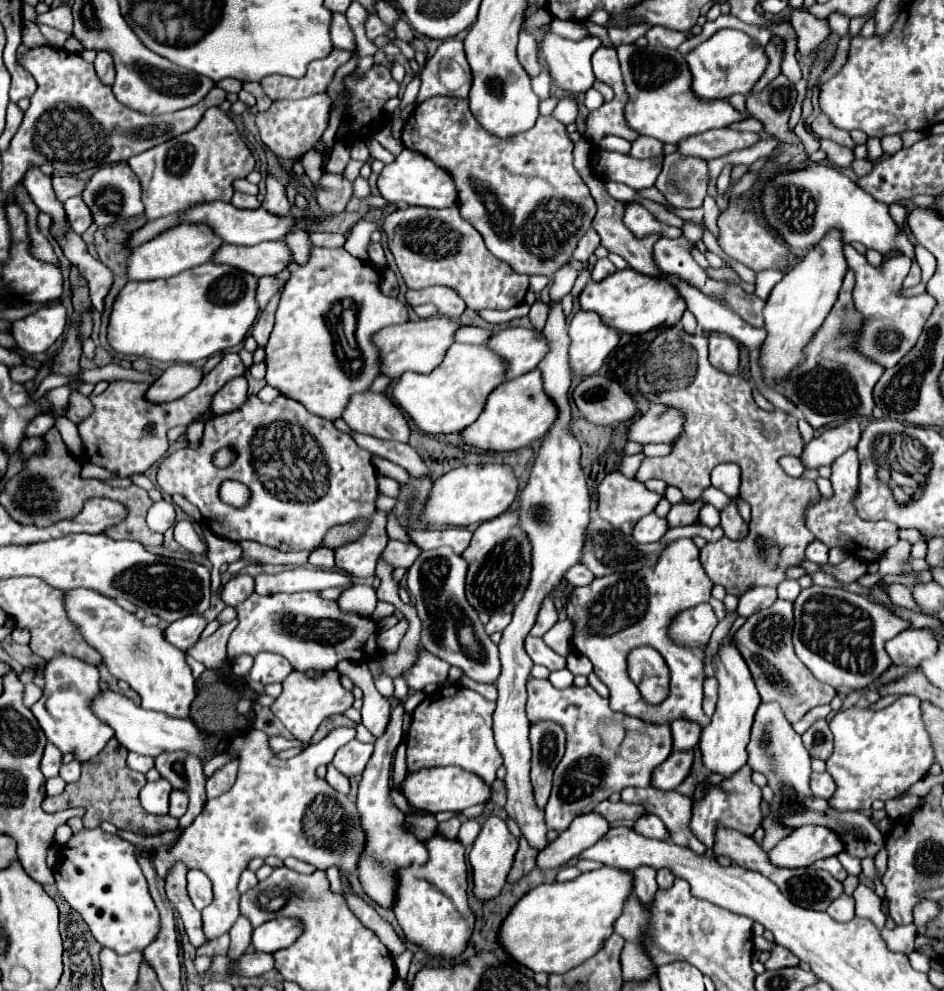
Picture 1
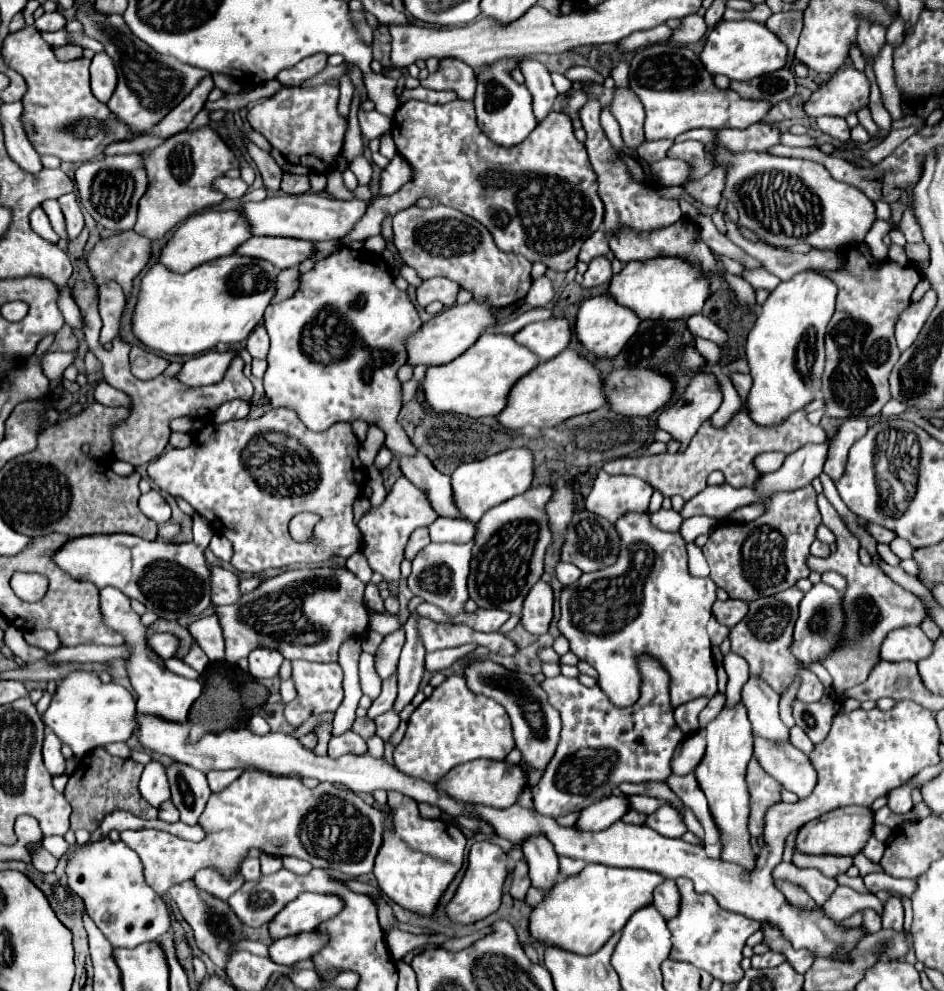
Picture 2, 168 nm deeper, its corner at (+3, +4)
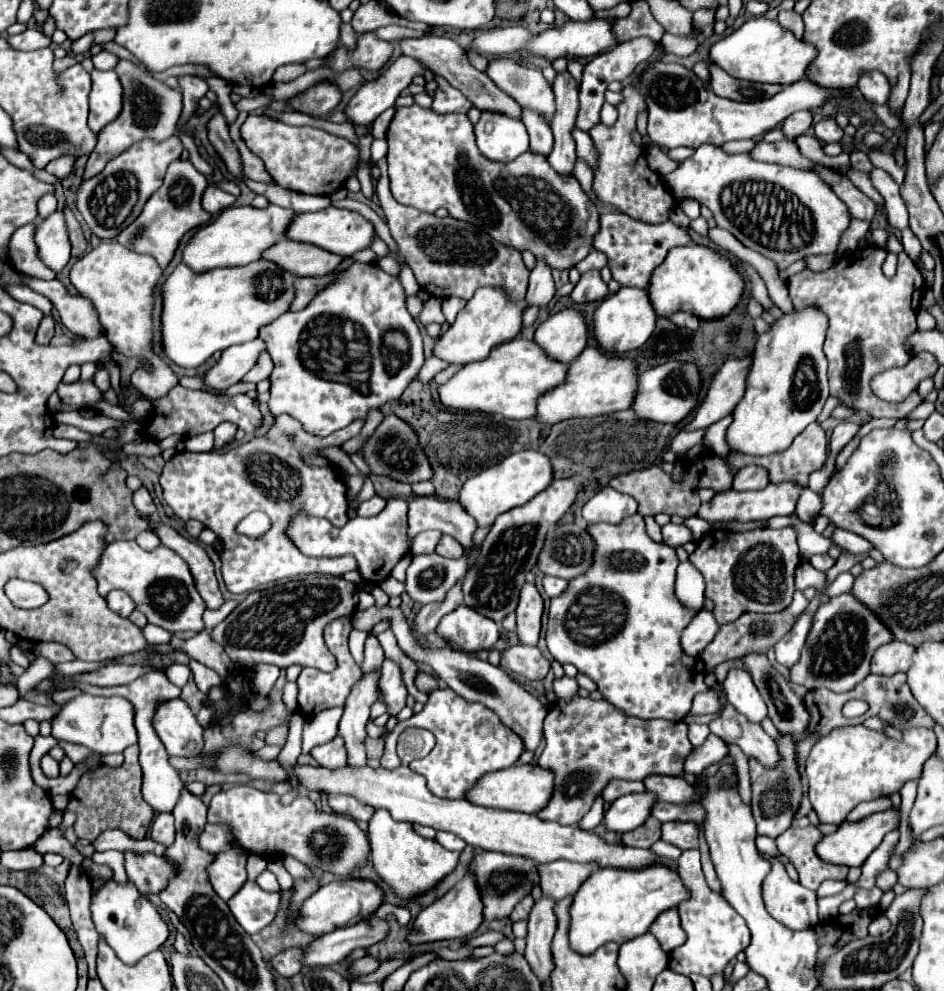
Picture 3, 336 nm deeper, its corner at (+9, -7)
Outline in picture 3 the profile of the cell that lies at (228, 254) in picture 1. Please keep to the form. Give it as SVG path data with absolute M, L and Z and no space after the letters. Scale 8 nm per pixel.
M283 239L275 245L271 245L269 251L263 251L263 259L277 263L285 271L291 271L295 277L321 277L333 271L341 257L329 251L323 251L315 245L307 243L295 243L289 239Z

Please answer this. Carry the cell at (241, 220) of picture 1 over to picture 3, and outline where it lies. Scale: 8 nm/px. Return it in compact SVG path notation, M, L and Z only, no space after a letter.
M327 207L315 213L299 213L285 229L285 239L299 241L299 243L311 243L325 251L337 253L341 257L349 257L355 251L369 247L373 235L375 235L375 229L363 215L359 215L357 211L337 209L337 207Z

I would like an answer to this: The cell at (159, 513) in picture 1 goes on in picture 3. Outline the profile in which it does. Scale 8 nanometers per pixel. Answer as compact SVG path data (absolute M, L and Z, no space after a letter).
M141 487L139 491L135 491L133 503L135 503L135 509L141 515L153 515L157 511L157 507L155 507L155 503L153 503L153 499L151 499L151 495L149 495L149 491L145 487Z

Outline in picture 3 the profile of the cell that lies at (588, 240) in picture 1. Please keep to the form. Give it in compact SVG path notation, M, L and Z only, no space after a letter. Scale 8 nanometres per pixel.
M595 249L583 259L583 261L579 261L577 265L575 265L575 269L579 271L579 273L585 273L585 271L591 271L591 269L603 269L605 265L601 265L601 263L605 263L607 265L607 257L603 255L603 253L597 253Z

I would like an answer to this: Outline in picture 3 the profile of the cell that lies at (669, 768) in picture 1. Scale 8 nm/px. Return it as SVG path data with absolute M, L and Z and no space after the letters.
M709 735L705 739L705 743L701 747L695 747L691 751L691 755L685 759L683 771L693 773L693 775L701 775L709 765L719 763L727 753L729 751L727 751L727 745L723 743L723 739L719 739L717 735Z

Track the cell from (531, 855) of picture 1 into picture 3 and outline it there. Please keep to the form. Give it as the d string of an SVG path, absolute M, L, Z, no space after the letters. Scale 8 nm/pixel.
M525 895L525 897L515 905L515 909L511 911L509 919L511 919L511 921L527 919L527 915L529 915L529 909L531 909L531 907L533 907L533 897L531 897L531 895Z

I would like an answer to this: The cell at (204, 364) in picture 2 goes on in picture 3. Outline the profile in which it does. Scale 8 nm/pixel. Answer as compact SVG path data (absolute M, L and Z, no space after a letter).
M261 339L233 345L221 353L221 359L203 375L203 389L225 391L233 383L239 383L247 371L255 365L257 355L265 349Z

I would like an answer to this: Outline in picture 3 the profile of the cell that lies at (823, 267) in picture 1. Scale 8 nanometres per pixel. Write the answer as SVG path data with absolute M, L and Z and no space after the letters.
M819 307L793 309L775 319L755 341L753 363L747 373L747 389L733 411L733 423L727 429L731 449L747 455L771 455L783 451L791 441L817 419L827 397L827 359L823 341L827 333L827 315Z

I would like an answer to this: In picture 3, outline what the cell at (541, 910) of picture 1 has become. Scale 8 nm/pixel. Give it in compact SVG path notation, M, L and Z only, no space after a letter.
M653 865L641 871L595 869L573 897L569 907L569 945L581 955L591 955L603 943L625 943L649 929L655 917L671 907L677 907L689 897L679 873L669 867Z

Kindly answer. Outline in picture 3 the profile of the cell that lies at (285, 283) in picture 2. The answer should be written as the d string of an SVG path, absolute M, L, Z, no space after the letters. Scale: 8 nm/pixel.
M297 277L295 279L295 297L291 301L289 311L303 309L319 289L323 289L329 283L329 277Z

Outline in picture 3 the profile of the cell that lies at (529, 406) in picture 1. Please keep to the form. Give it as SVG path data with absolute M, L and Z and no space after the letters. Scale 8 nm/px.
M587 347L577 359L569 363L567 379L563 385L555 387L551 393L543 393L537 403L535 421L543 425L555 425L565 419L581 419L581 417L597 417L615 411L629 409L637 389L635 363L623 357L607 357L597 347Z

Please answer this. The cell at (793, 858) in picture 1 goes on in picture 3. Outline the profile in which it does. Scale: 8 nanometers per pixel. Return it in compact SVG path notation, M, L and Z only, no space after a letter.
M889 809L883 813L873 813L861 821L845 821L843 825L837 827L835 833L823 835L823 839L819 839L815 853L819 855L819 859L827 861L827 863L839 863L845 867L861 867L865 863L865 859L879 847L881 839L885 837L887 831L895 829L899 825L899 811L897 809Z

